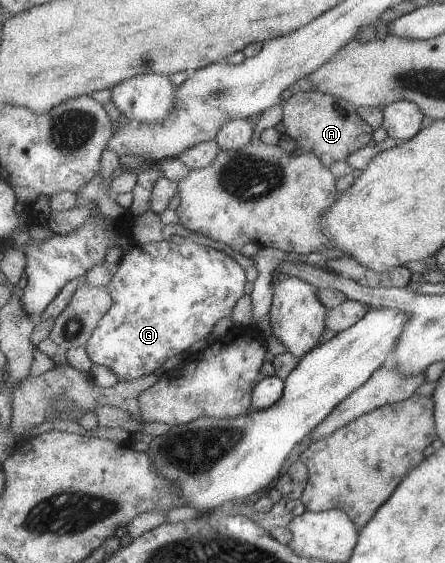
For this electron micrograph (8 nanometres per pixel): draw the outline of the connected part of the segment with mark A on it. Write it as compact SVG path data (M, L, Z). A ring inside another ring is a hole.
M312 90L298 92L287 99L283 110L286 134L298 145L293 153L315 152L328 167L332 162L345 160L353 151L368 146L375 138L374 127L361 117L358 108L330 94Z

